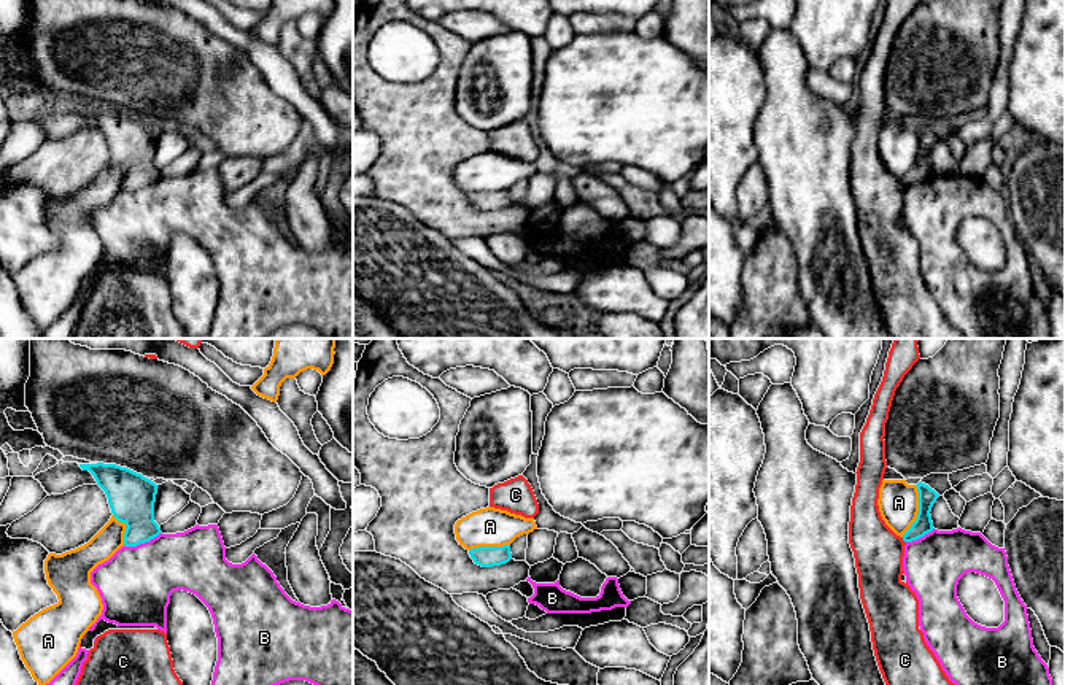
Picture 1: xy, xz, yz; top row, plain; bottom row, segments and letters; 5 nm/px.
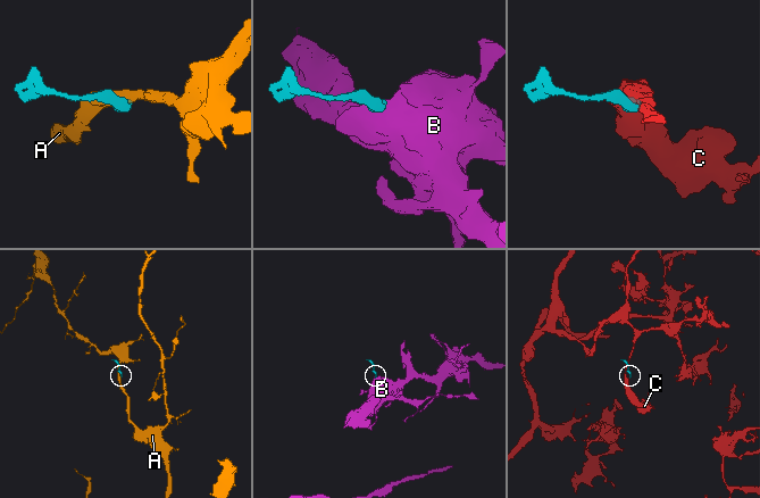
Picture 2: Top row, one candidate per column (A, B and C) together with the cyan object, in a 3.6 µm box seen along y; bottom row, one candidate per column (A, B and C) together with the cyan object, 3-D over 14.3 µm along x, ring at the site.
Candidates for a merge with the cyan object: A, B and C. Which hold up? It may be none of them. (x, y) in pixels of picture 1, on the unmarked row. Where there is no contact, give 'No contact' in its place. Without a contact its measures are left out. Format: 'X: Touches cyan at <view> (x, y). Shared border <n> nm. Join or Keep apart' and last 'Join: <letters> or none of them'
A: Touches cyan at yz (919, 154). Shared border 280 nm. Keep apart
B: Touches cyan at xy (142, 186). Shared border 200 nm. Keep apart
C: Touches cyan at yz (903, 183). Shared border 40 nm. Keep apart
Join: none of them

